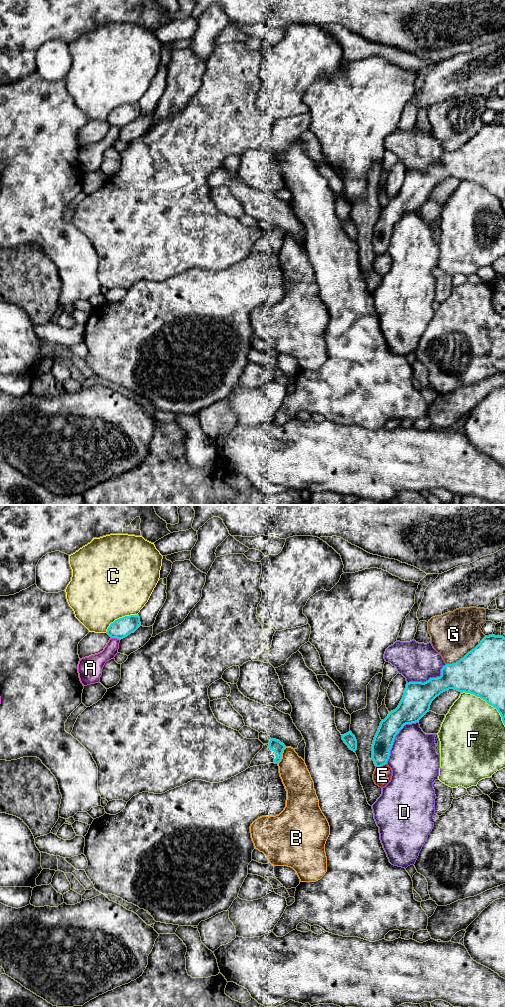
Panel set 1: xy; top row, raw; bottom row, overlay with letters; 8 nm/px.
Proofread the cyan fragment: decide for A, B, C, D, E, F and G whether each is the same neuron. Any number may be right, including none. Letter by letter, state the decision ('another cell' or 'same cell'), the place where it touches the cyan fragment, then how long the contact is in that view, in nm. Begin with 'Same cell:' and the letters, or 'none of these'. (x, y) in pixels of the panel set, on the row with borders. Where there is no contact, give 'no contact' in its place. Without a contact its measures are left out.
Same cell: none of these
A: another cell; contact xy (115, 637); length 80 nm
B: another cell; contact xy (281, 755); length 150 nm
C: another cell; contact xy (120, 618); length 300 nm
D: another cell; contact xy (394, 738); length 420 nm
E: another cell; contact xy (381, 765); length 90 nm
F: another cell; contact xy (487, 702); length 440 nm
G: another cell; contact xy (466, 654); length 400 nm

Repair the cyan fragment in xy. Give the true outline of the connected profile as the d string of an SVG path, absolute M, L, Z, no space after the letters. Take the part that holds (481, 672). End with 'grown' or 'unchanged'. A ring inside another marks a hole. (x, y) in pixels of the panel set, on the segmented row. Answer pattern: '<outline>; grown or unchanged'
M485 636L480 643L456 663L446 664L441 676L428 681L409 682L398 707L389 712L381 721L372 744L372 759L376 767L387 764L395 736L406 724L419 722L429 712L432 701L441 693L454 689L461 693L470 693L485 700L498 710L505 725L505 638L503 636Z; unchanged

